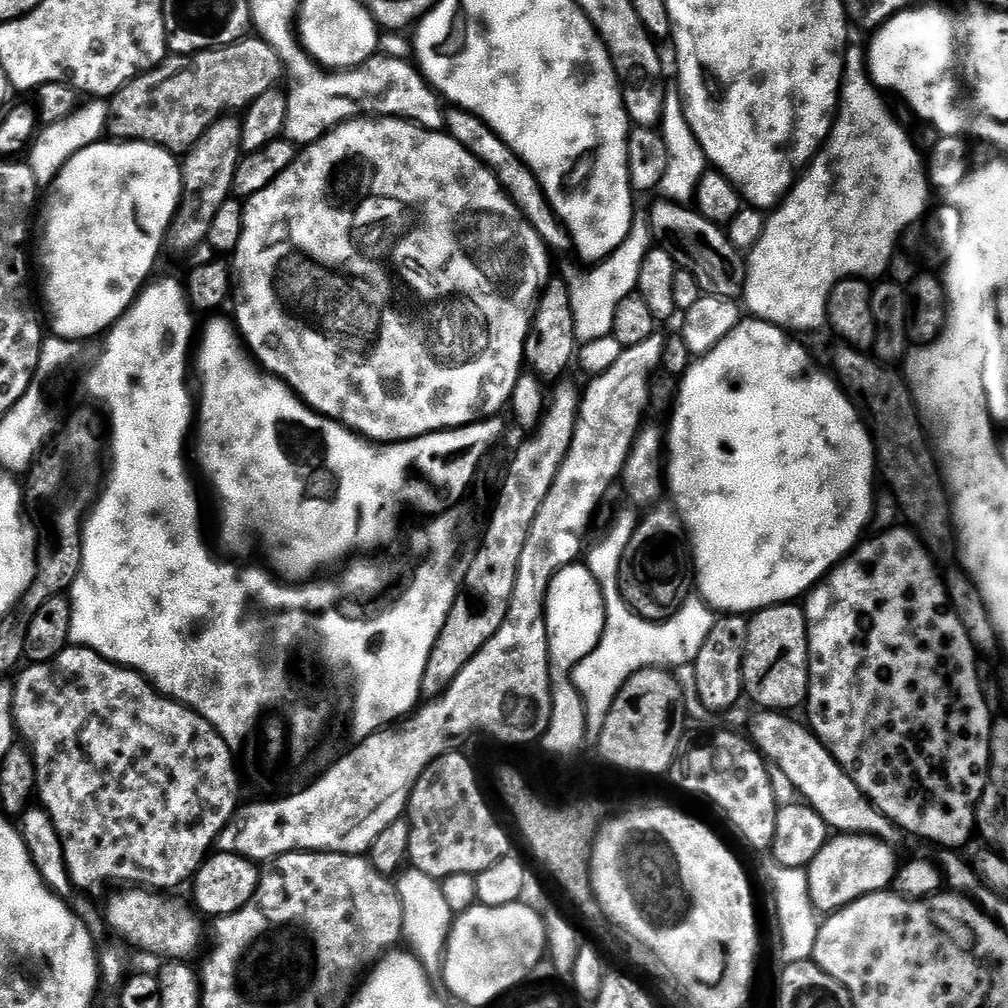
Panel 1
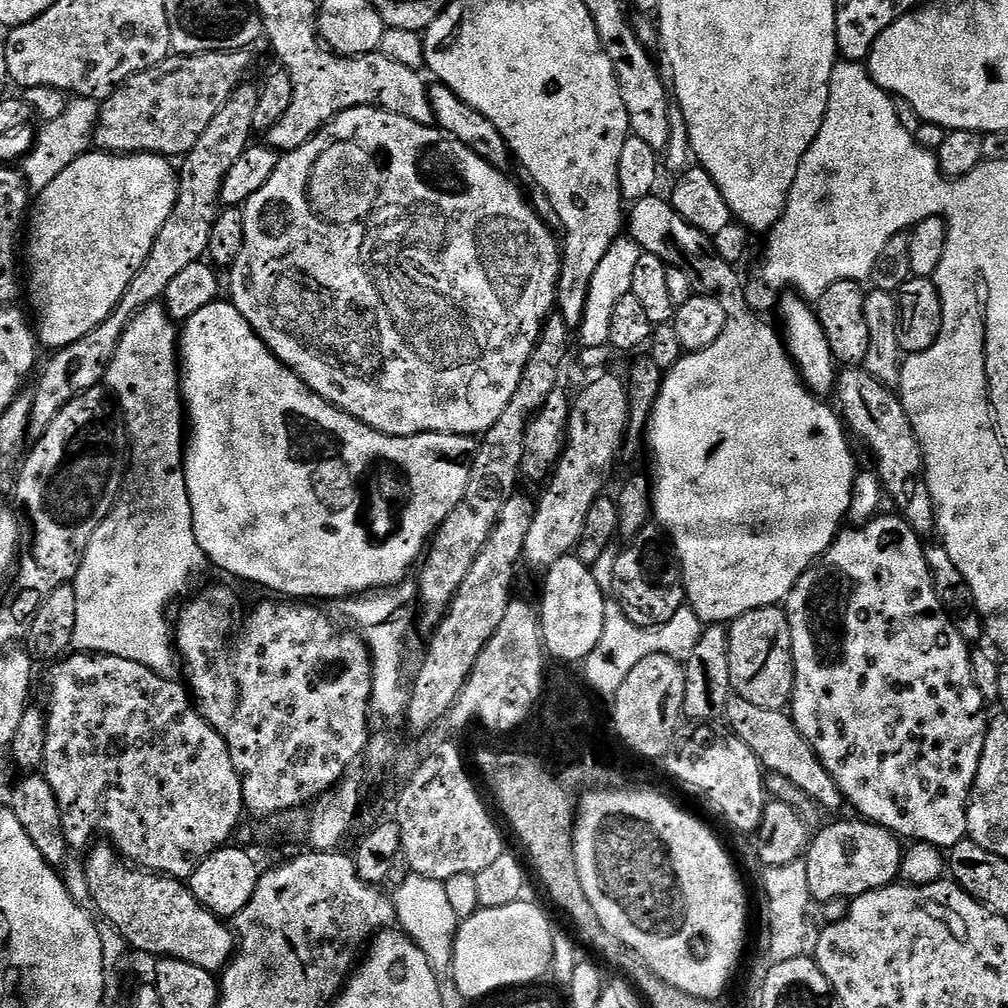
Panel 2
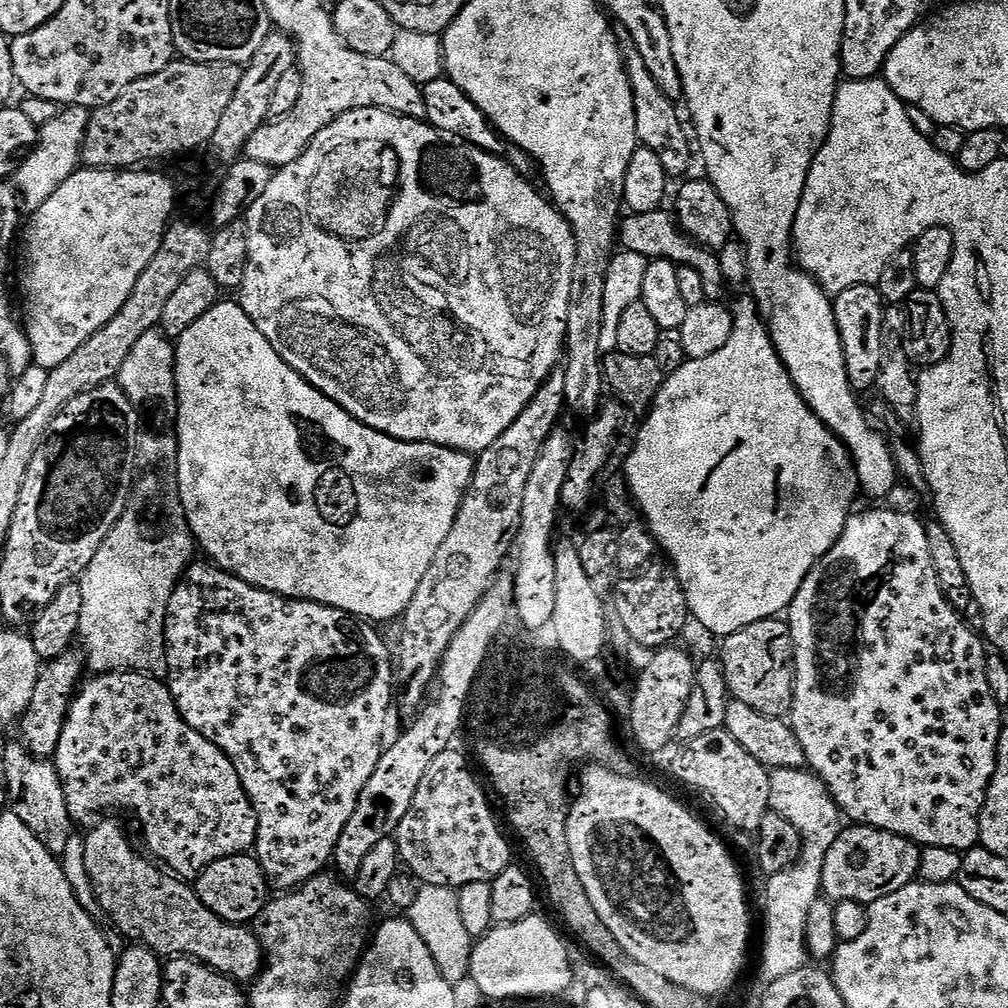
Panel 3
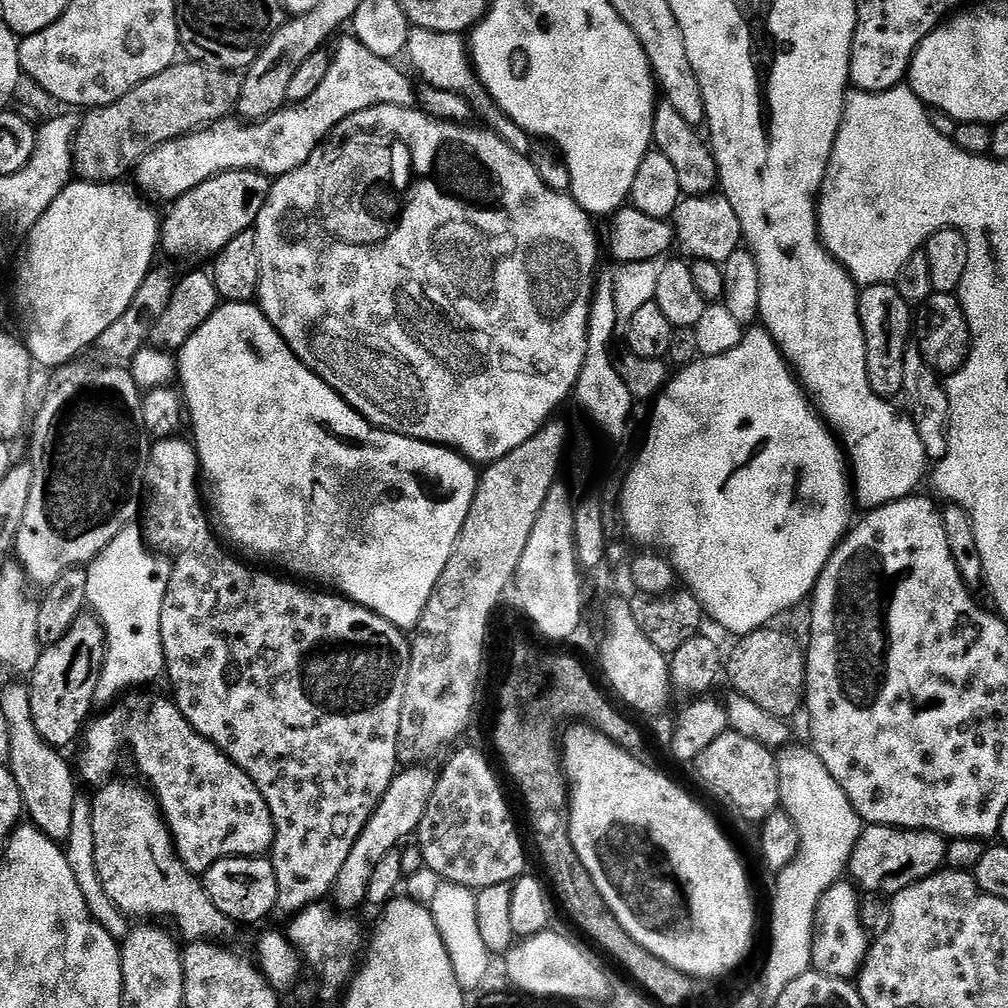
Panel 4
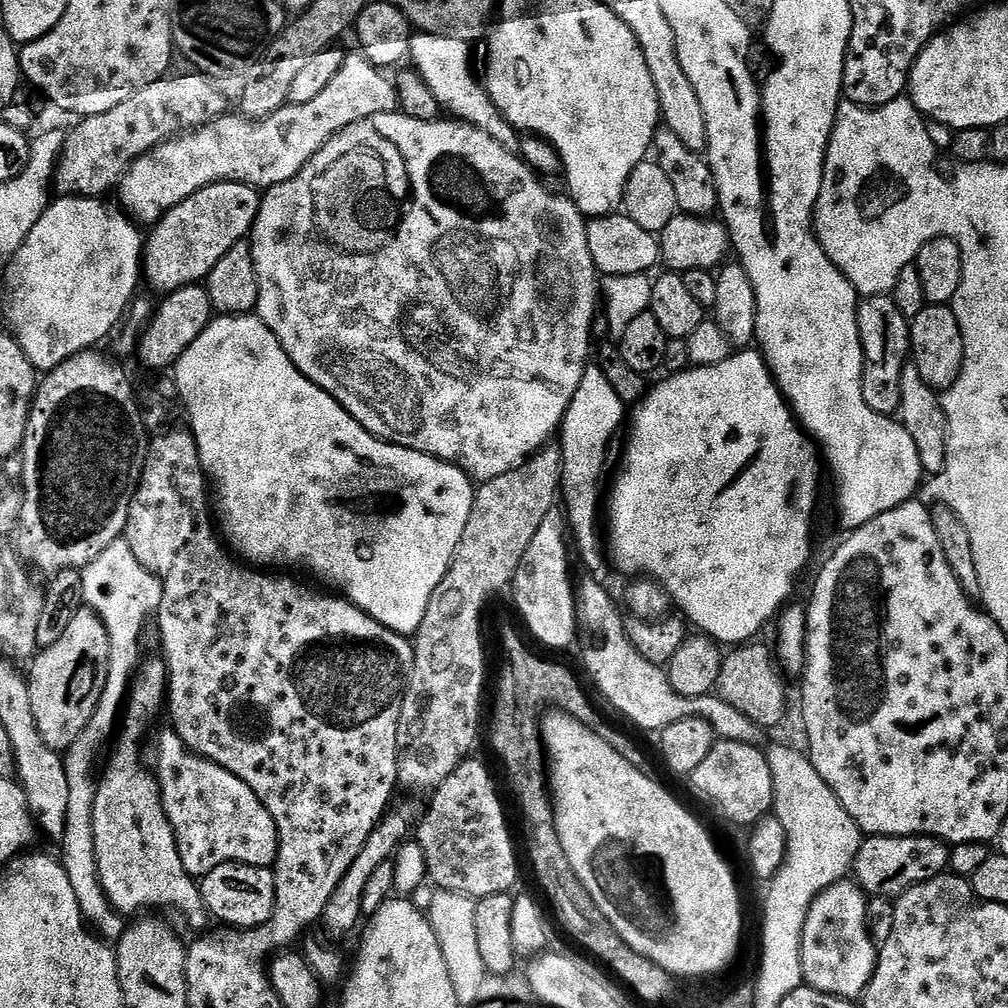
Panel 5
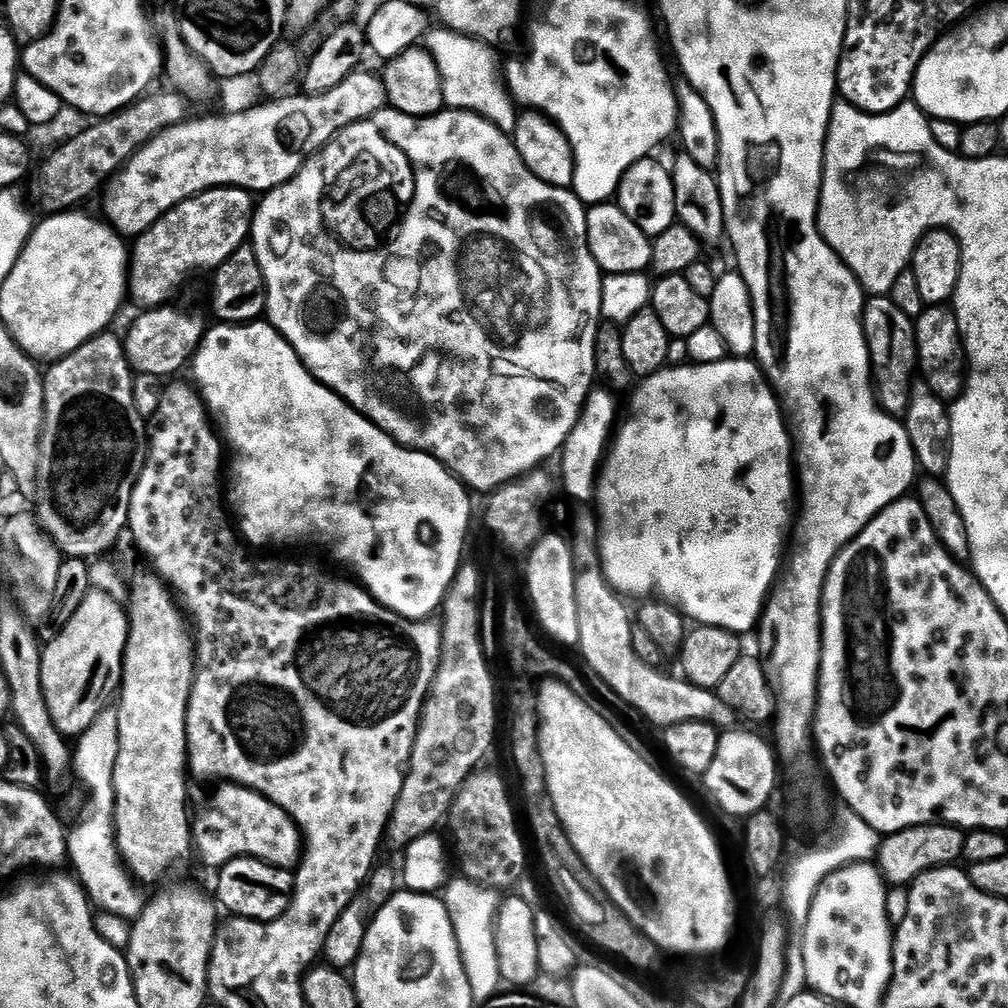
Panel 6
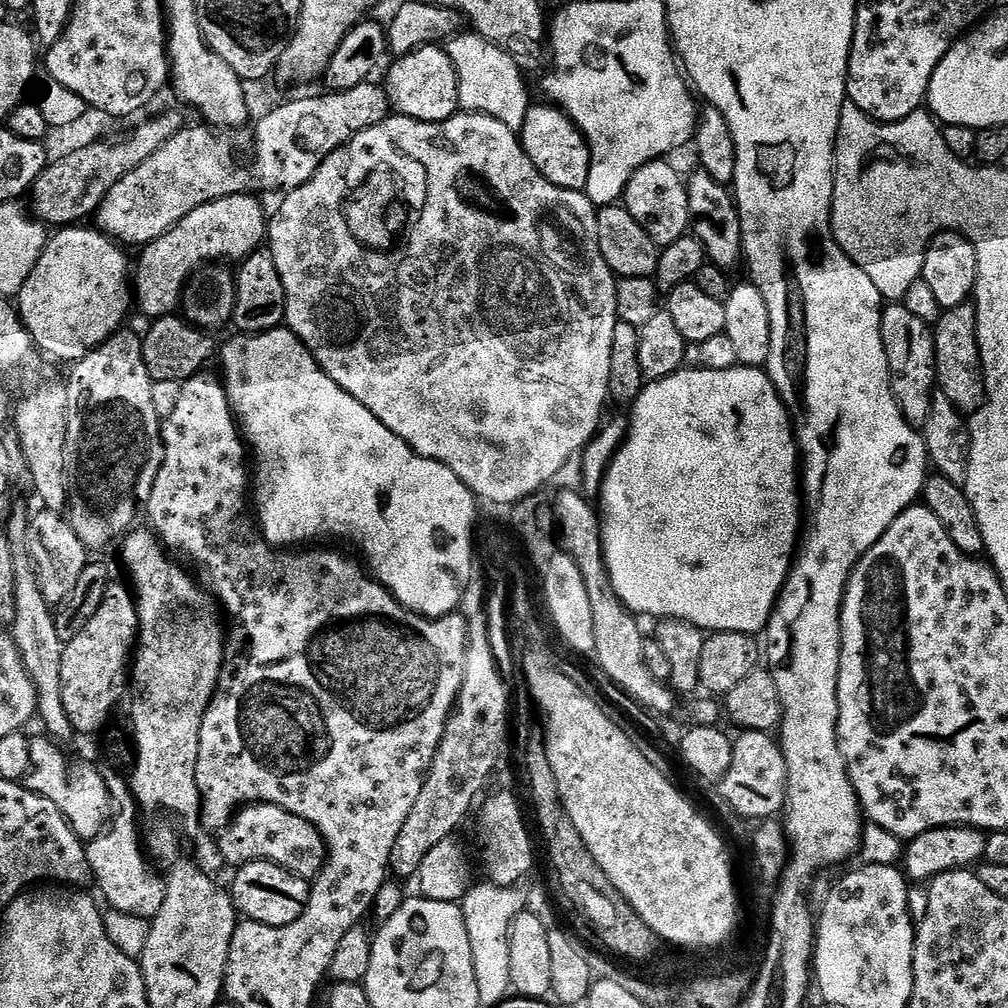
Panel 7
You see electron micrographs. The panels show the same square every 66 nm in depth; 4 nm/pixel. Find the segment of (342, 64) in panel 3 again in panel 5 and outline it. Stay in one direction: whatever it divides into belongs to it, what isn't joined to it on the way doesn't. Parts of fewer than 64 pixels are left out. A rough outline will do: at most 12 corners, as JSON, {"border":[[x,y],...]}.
{"border":[[363,53],[345,55],[324,104],[325,140],[399,109],[396,83]]}

